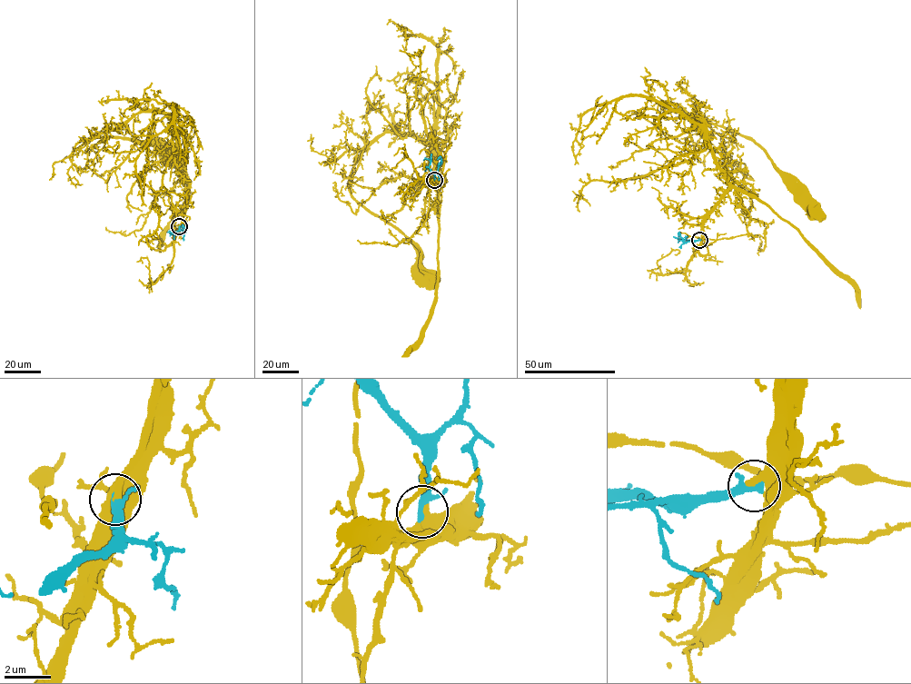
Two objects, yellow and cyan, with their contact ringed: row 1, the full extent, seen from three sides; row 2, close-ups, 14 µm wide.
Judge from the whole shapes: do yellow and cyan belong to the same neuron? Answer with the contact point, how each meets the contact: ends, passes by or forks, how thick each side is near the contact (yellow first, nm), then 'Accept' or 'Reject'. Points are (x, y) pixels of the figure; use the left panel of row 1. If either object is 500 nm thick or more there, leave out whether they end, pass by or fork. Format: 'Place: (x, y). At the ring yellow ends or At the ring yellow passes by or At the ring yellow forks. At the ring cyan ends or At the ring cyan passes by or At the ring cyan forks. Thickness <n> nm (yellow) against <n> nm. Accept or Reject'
Place: (179, 226). At the ring yellow ends. At the ring cyan passes by. Thickness 380 nm (yellow) against 200 nm. Accept

